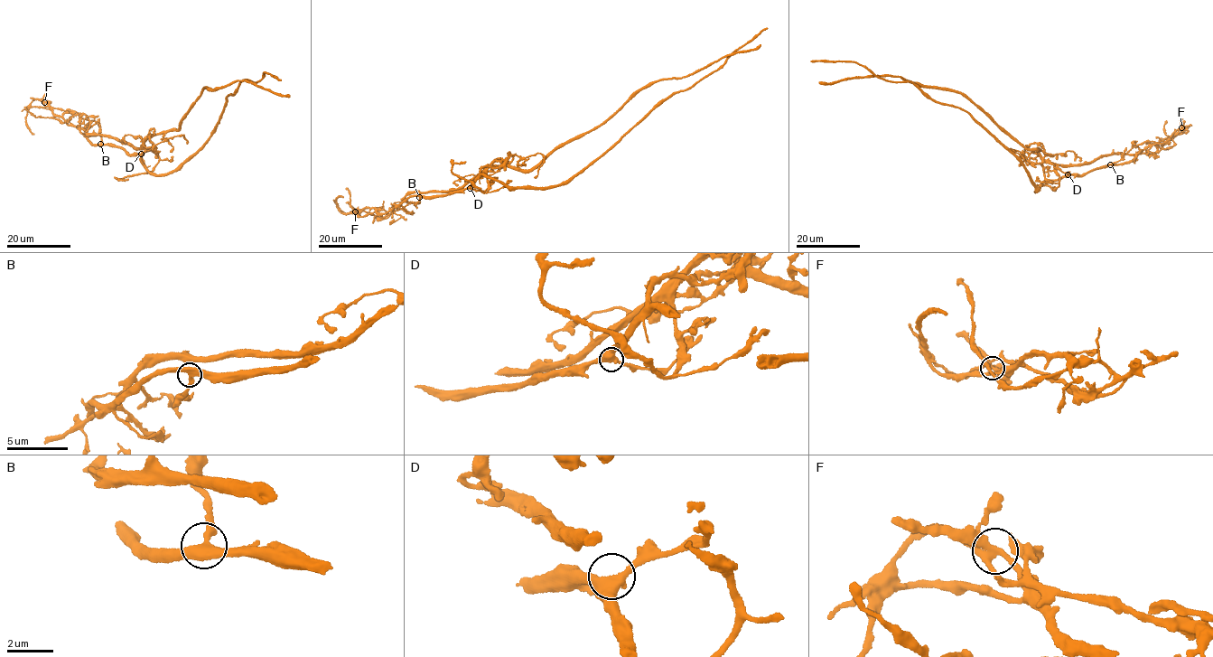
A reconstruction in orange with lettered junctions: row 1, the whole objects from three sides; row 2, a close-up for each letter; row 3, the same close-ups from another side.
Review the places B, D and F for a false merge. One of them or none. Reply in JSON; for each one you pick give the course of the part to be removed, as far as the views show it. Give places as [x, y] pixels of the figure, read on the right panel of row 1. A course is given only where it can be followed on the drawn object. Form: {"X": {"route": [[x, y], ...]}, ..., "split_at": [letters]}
{"F": {"route": [[1180, 127], [1152, 154], [1115, 153], [1061, 166], [1023, 145], [961, 94], [891, 76], [818, 81]]}, "split_at": ["F"]}

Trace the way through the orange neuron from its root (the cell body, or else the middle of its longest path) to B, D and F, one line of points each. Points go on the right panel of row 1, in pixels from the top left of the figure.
B: (1042, 182), (1071, 174), (1078, 175), (1110, 164)
D: (1042, 182), (1059, 180), (1068, 174)
F: (1042, 182), (1083, 173), (1110, 164), (1129, 162), (1142, 151), (1153, 153), (1159, 143), (1180, 127)

